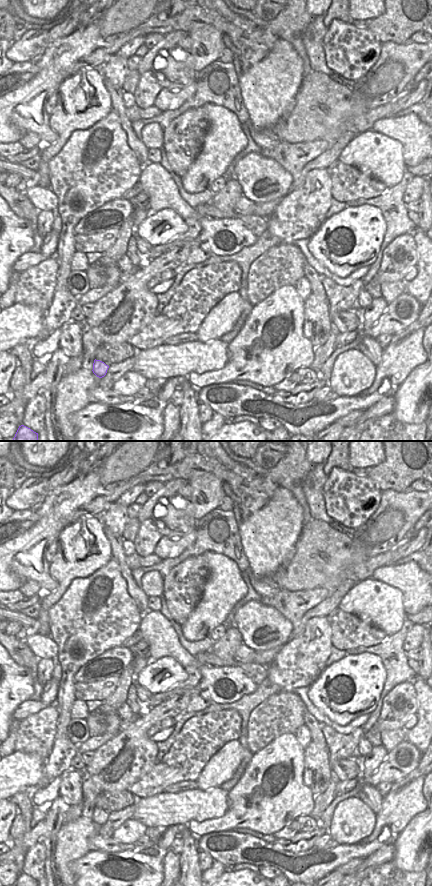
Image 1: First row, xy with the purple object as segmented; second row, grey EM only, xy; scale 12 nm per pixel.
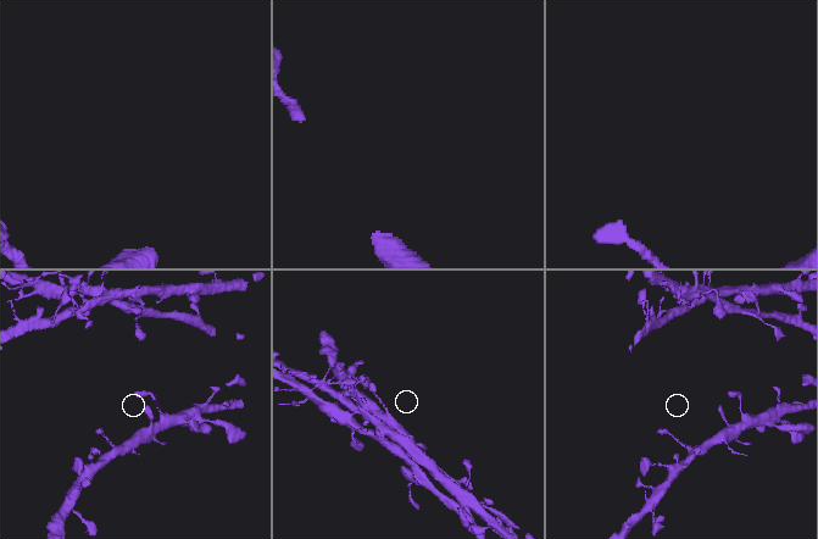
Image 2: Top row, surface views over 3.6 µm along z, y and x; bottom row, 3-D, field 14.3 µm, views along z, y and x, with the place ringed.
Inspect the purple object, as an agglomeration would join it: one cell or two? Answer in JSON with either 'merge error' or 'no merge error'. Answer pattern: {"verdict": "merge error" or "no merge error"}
{"verdict": "no merge error"}

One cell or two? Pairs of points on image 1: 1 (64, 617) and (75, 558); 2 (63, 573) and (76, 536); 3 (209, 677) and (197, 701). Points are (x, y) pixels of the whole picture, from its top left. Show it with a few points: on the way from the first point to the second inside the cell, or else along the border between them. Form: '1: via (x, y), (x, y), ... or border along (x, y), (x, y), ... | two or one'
1: border along (92, 574), (86, 577), (76, 577), (56, 602) | two
2: via (68, 564), (76, 556), (76, 545) | one
3: border along (198, 694), (212, 702) | two

